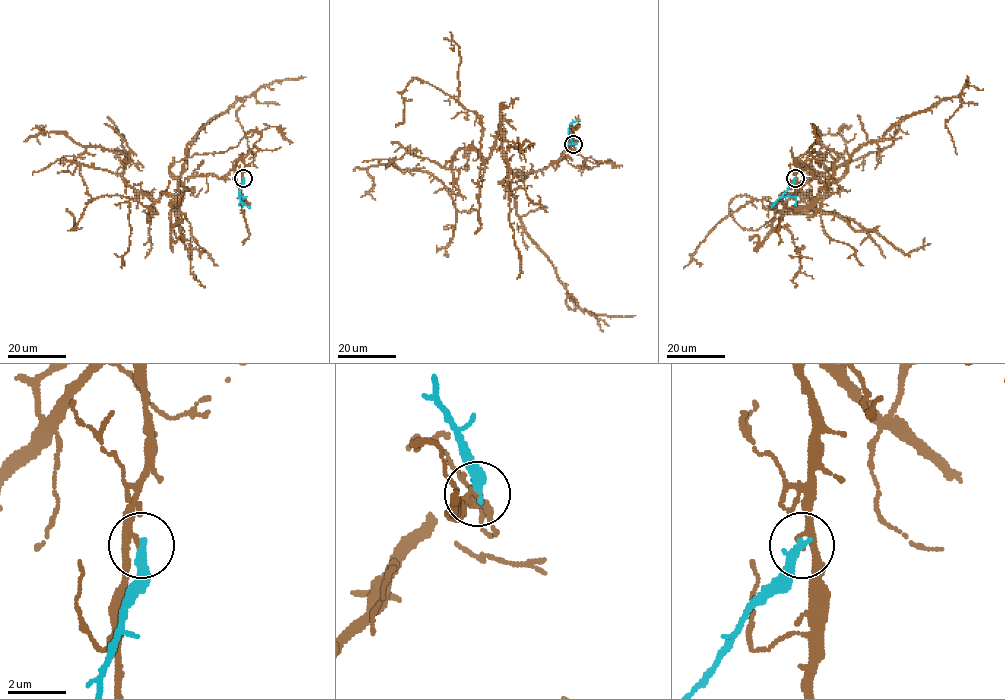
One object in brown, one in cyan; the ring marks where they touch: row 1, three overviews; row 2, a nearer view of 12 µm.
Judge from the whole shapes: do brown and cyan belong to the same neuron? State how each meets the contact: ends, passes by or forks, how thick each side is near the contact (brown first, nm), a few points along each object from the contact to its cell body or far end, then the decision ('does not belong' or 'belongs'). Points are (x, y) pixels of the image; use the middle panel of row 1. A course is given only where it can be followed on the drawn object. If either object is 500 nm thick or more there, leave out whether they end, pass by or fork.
brown passes by | cyan ends | 120/340 nm | brown via (573, 144), (513, 175), (502, 130), (486, 158), (456, 151), (451, 192), (429, 173), (372, 164), (375, 199) | cyan via (573, 144), (568, 131), (573, 142), (568, 142) | does not belong

